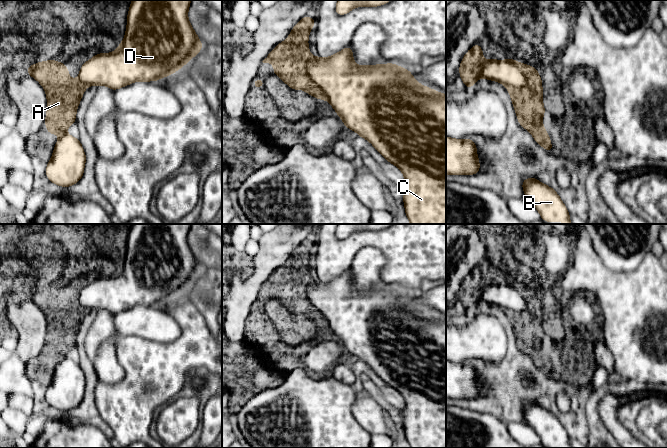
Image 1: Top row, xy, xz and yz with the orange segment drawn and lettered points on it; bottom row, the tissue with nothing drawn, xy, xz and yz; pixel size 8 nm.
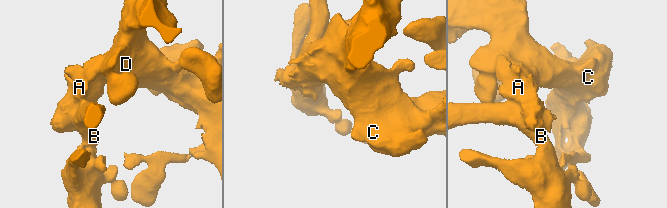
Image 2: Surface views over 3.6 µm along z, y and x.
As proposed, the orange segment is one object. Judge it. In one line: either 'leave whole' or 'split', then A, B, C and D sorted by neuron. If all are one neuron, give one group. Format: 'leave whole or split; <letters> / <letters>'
split; A / B C D

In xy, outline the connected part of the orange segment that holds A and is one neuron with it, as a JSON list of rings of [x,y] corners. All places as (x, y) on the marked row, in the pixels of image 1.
[[[57,60],[29,64],[26,73],[35,78],[46,92],[44,123],[47,132],[51,135],[65,134],[66,129],[76,122],[76,111],[88,86],[78,79],[70,79],[67,65]]]

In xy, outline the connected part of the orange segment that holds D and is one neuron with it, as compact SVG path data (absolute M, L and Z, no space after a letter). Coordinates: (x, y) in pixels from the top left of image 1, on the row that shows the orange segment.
M132 0L127 15L125 37L119 47L108 54L99 52L85 62L80 68L78 80L87 86L105 85L114 91L136 81L157 82L159 79L178 71L196 54L201 53L203 46L188 21L190 3L191 0Z

